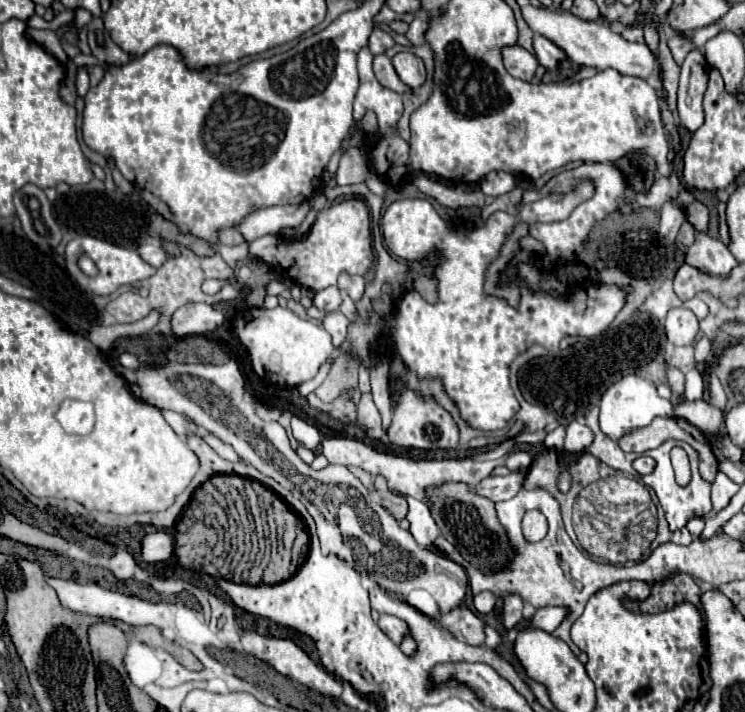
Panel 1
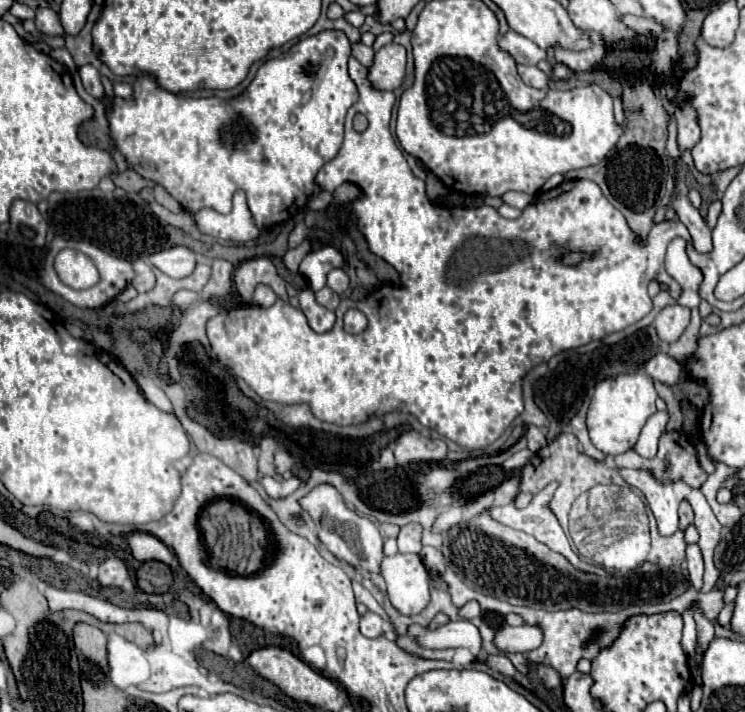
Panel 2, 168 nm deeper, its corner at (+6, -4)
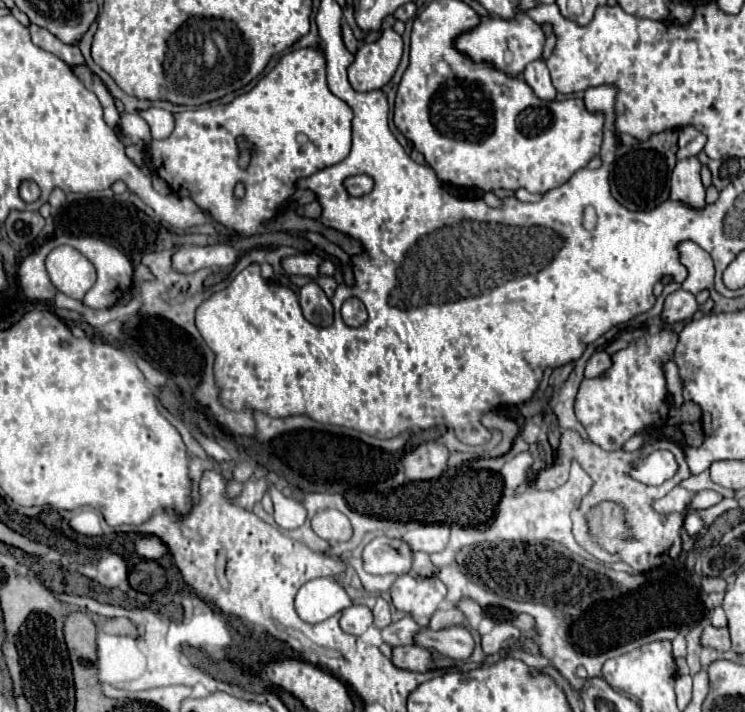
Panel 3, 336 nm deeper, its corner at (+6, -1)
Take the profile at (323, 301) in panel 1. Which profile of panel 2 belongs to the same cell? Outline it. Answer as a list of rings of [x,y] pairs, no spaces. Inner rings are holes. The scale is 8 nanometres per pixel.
[[[325,286],[325,288],[321,288],[317,294],[317,302],[321,304],[321,306],[325,306],[325,308],[329,308],[329,310],[335,310],[337,308],[337,304],[339,304],[339,294],[335,294],[329,286]]]

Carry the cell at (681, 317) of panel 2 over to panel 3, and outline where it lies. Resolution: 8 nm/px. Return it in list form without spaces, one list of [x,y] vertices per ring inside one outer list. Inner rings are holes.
[[[675,291],[665,299],[665,307],[661,311],[661,323],[671,327],[675,323],[691,319],[695,311],[697,311],[695,295],[687,291]]]

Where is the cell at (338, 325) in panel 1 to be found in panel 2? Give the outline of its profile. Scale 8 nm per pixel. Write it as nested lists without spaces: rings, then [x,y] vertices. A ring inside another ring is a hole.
[[[309,288],[299,294],[299,304],[301,304],[303,314],[305,314],[307,320],[309,320],[309,326],[311,326],[315,332],[323,334],[323,332],[329,332],[329,330],[333,328],[333,324],[335,324],[335,314],[333,314],[331,310],[327,310],[325,306],[317,304],[315,294],[313,294]]]

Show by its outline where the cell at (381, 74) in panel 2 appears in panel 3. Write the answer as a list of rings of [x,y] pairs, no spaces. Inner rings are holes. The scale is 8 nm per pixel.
[[[385,29],[383,35],[375,43],[363,43],[355,55],[355,63],[349,67],[349,83],[355,91],[373,91],[385,87],[393,73],[397,71],[397,65],[403,55],[403,41],[401,35],[397,35],[393,29]]]

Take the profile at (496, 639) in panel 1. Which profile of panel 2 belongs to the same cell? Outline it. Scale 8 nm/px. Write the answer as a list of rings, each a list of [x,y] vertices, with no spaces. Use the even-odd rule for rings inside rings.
[[[467,620],[449,622],[435,630],[429,630],[421,624],[411,624],[407,628],[407,636],[415,638],[417,644],[423,648],[467,648],[475,656],[481,650],[479,630]]]

